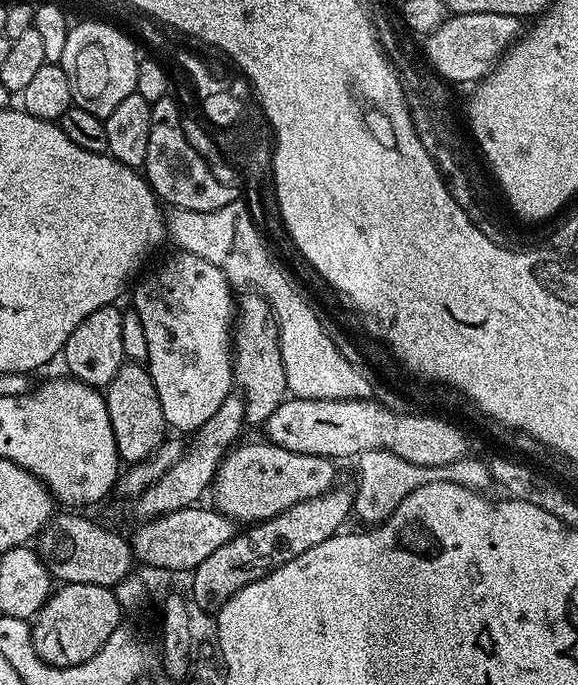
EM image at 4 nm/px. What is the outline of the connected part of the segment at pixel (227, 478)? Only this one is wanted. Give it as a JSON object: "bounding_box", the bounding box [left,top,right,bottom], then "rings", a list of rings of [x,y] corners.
{"bounding_box":[210,442,337,526],"rings":[[[271,442],[263,443],[246,444],[242,448],[233,447],[216,465],[216,476],[212,479],[210,497],[212,496],[213,501],[211,500],[211,503],[216,511],[240,526],[251,526],[262,520],[274,518],[278,514],[290,510],[290,506],[294,506],[298,502],[321,496],[323,492],[332,491],[337,483],[336,468],[332,465],[335,463],[329,457],[298,454]]]}

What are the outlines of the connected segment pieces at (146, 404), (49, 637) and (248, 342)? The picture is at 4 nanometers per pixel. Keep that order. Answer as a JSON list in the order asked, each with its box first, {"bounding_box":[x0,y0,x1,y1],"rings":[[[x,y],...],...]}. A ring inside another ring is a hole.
[{"bounding_box":[105,362,166,463],"rings":[[[126,362],[105,389],[107,413],[114,430],[116,449],[125,463],[136,463],[149,456],[166,436],[166,425],[152,376],[138,362]]]},{"bounding_box":[31,583,122,668],"rings":[[[61,583],[31,621],[34,650],[46,663],[56,668],[78,666],[94,658],[94,654],[102,650],[110,634],[121,627],[120,612],[122,605],[113,589],[89,584]]]},{"bounding_box":[232,294,288,425],"rings":[[[244,294],[238,300],[238,311],[234,316],[234,331],[232,333],[232,378],[235,387],[244,398],[244,423],[263,425],[278,410],[278,406],[286,399],[288,392],[286,372],[283,369],[282,354],[280,353],[279,330],[276,320],[272,317],[272,308],[267,300],[259,294]]]}]

